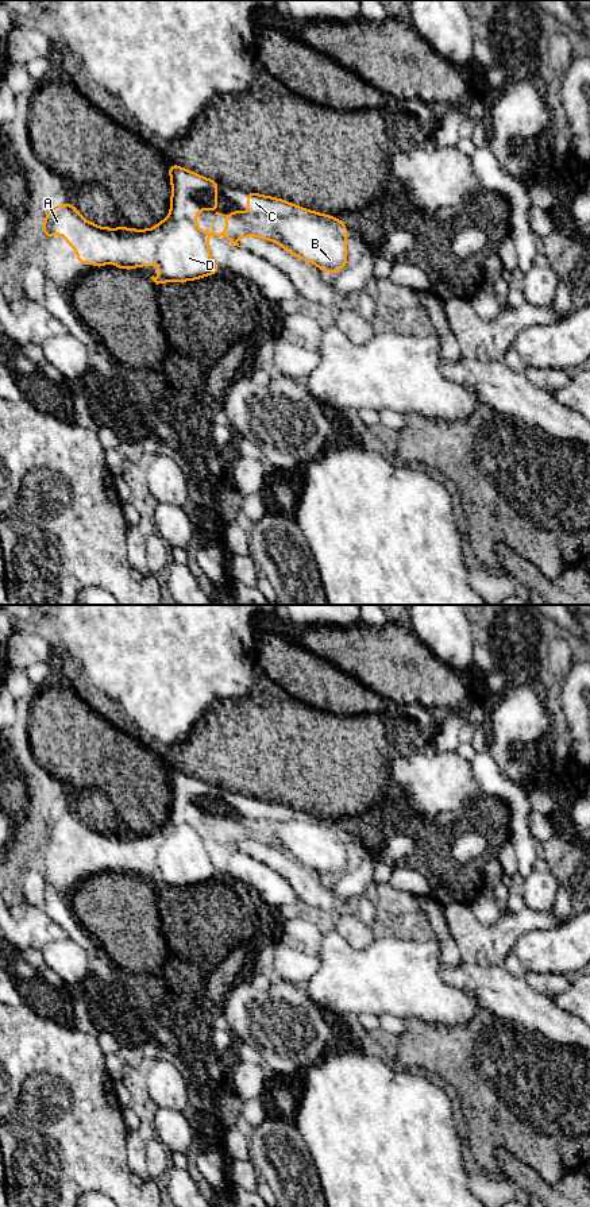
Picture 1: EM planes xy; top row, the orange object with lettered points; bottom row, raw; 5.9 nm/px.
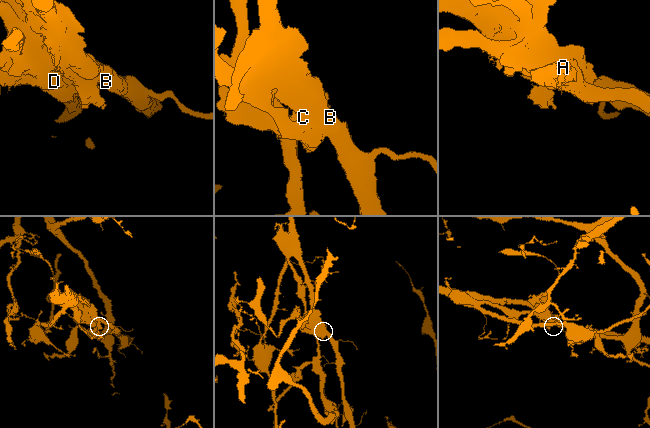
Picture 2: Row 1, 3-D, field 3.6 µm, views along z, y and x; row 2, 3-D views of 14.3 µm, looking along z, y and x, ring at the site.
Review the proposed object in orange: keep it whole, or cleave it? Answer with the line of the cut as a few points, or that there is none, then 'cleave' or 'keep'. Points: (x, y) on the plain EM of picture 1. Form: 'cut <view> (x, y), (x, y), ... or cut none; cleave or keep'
cut xy (288, 813), (278, 828), (278, 840), (301, 862); cleave

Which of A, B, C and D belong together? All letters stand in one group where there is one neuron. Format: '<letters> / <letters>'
A C D / B

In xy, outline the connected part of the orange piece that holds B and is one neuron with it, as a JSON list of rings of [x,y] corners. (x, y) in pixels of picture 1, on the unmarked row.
[[[309,814],[288,817],[278,828],[281,844],[292,852],[302,865],[311,867],[324,878],[336,878],[347,871],[347,840],[340,834],[340,825]]]

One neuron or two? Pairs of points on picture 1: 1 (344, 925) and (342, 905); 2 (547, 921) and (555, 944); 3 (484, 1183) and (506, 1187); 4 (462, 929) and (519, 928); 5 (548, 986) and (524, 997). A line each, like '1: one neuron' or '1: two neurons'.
1: two neurons
2: two neurons
3: one neuron
4: one neuron
5: two neurons

